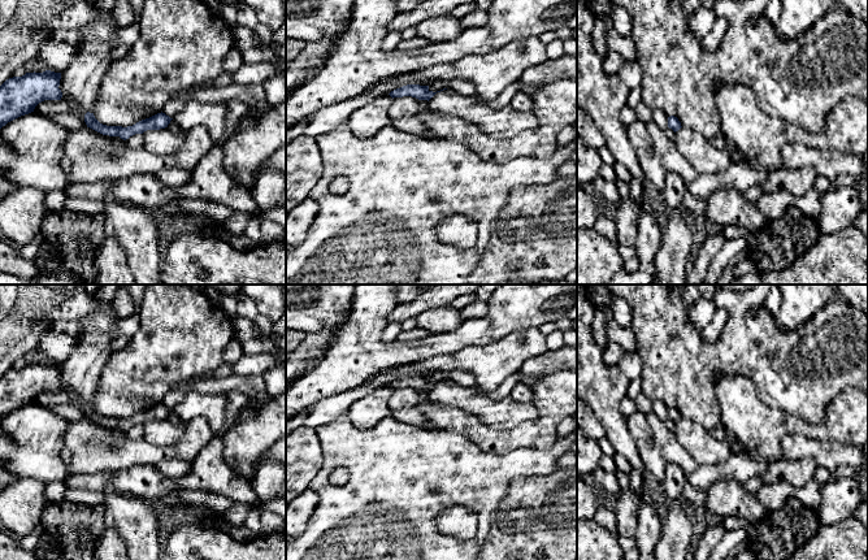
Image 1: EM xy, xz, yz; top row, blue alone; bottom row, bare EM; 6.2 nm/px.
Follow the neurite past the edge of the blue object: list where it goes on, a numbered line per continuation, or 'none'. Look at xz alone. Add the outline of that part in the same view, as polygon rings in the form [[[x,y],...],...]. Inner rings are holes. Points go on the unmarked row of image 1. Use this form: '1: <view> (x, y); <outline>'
none

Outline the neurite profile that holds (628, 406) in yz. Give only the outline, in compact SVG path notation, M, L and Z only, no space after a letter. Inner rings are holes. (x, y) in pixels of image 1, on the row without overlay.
M628 395L621 400L621 414L626 420L632 413L637 411L635 403Z

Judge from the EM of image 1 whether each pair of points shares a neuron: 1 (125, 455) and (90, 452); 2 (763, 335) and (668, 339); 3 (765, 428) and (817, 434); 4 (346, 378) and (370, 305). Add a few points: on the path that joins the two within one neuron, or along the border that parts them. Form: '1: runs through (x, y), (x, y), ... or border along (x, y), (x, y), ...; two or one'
1: runs through (116, 455), (99, 455); one
2: runs through (740, 351), (691, 351); one
3: runs through (778, 428), (804, 429); one
4: runs through (350, 360), (359, 351), (363, 324); one

